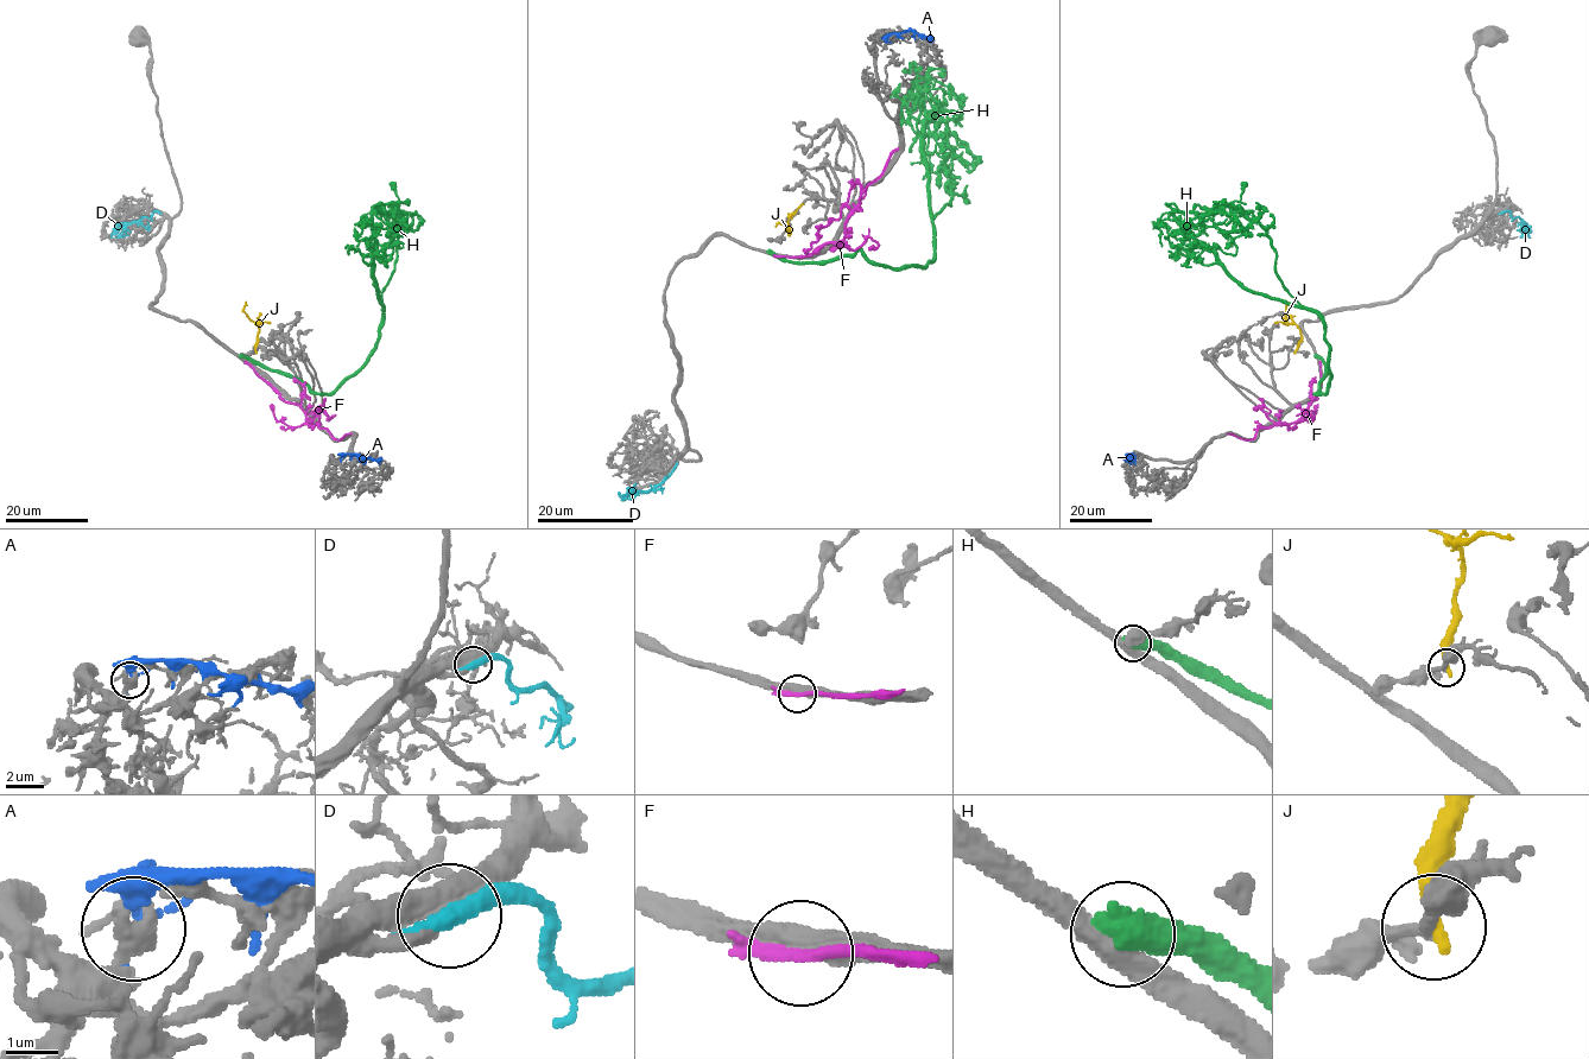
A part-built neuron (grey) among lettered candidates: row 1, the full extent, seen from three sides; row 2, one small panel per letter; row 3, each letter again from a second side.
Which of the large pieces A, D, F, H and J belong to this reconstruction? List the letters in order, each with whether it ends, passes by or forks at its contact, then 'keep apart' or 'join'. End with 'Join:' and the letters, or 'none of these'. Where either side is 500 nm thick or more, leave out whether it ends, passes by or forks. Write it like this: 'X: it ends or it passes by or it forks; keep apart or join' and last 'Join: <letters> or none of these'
A: it ends; keep apart
D: it ends; join
F: it passes by; keep apart
H: keep apart
J: it ends; keep apart
Join: D

